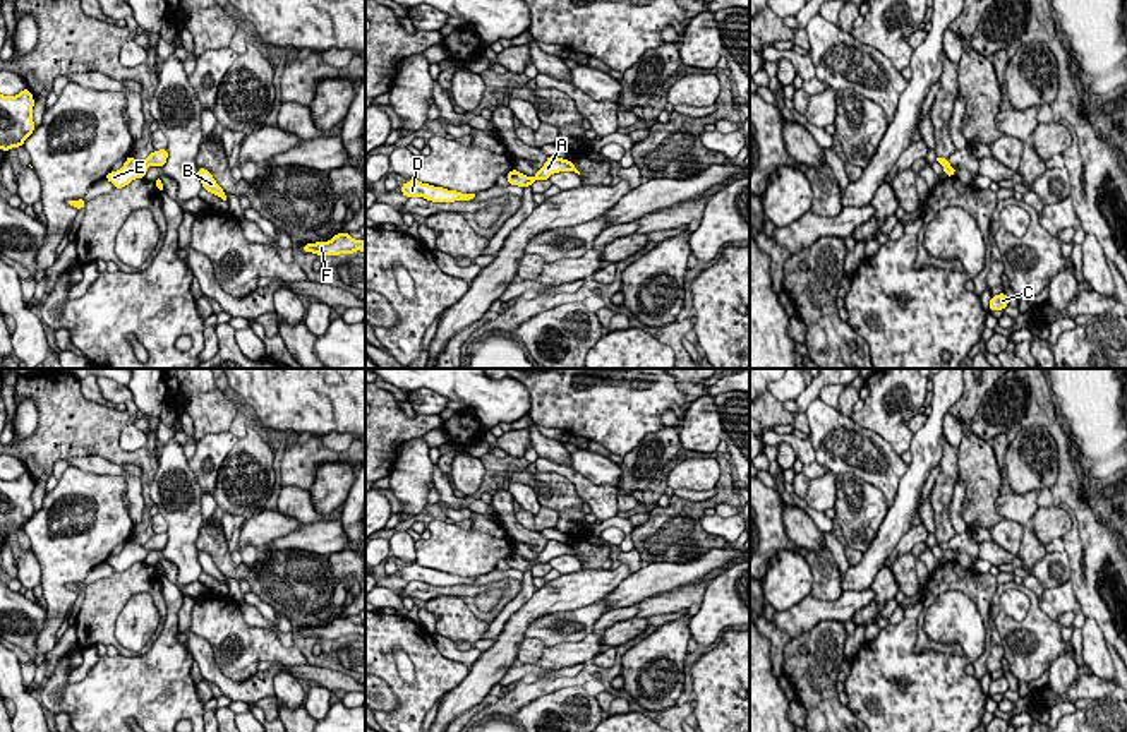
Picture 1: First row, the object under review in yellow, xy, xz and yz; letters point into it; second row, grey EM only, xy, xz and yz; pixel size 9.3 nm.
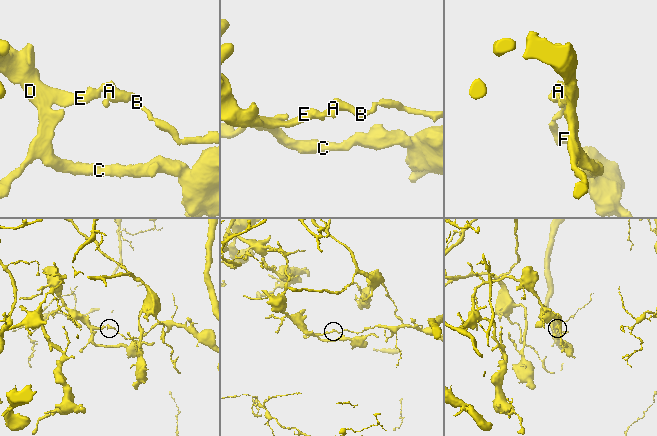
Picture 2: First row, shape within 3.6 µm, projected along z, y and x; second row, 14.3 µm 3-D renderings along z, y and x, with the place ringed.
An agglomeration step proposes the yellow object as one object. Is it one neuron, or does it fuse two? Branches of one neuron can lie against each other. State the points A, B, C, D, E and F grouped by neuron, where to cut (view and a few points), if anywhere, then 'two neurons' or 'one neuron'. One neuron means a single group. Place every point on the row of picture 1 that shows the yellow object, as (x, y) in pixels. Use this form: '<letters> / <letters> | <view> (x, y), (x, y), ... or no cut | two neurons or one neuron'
A B F / C D E | xy (144, 162), (146, 167) | two neurons

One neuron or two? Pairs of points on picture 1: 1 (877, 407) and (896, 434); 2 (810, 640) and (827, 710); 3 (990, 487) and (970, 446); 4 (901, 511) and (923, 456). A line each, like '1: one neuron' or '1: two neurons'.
1: one neuron
2: one neuron
3: one neuron
4: one neuron

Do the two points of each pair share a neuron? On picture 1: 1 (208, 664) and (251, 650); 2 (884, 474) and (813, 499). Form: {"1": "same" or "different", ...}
{"1": "different", "2": "different"}

